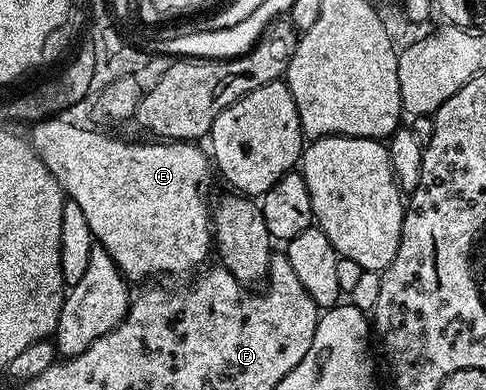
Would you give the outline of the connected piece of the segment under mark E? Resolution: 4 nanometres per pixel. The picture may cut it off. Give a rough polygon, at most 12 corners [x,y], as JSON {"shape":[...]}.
{"shape":[[64,120],[30,147],[129,281],[199,269],[214,164]]}

